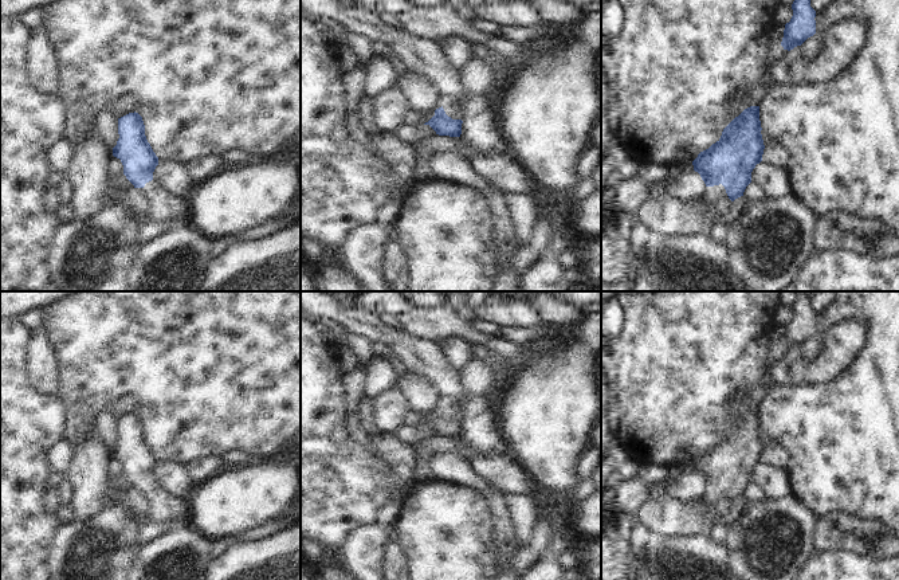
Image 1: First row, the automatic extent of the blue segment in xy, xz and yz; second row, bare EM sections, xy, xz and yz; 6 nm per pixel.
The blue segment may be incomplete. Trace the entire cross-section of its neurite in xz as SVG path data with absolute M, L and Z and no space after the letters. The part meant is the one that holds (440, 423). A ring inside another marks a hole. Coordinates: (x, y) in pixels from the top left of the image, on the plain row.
M445 396L443 407L436 409L435 416L424 426L429 426L439 436L460 438L466 412L464 401Z

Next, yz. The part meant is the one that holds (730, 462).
M750 407L735 418L722 432L721 439L708 450L700 452L692 462L706 485L703 494L715 509L717 502L727 495L731 502L743 497L746 487L751 483L751 473L762 462L763 440L761 435L759 407Z

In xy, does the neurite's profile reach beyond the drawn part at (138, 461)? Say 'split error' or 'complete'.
split error

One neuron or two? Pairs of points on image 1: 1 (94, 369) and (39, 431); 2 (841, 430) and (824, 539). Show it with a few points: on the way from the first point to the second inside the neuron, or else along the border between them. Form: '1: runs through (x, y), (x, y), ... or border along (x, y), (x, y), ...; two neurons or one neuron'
1: border along (57, 396), (66, 406), (67, 432); two neurons
2: border along (817, 516), (847, 513), (859, 520); two neurons

